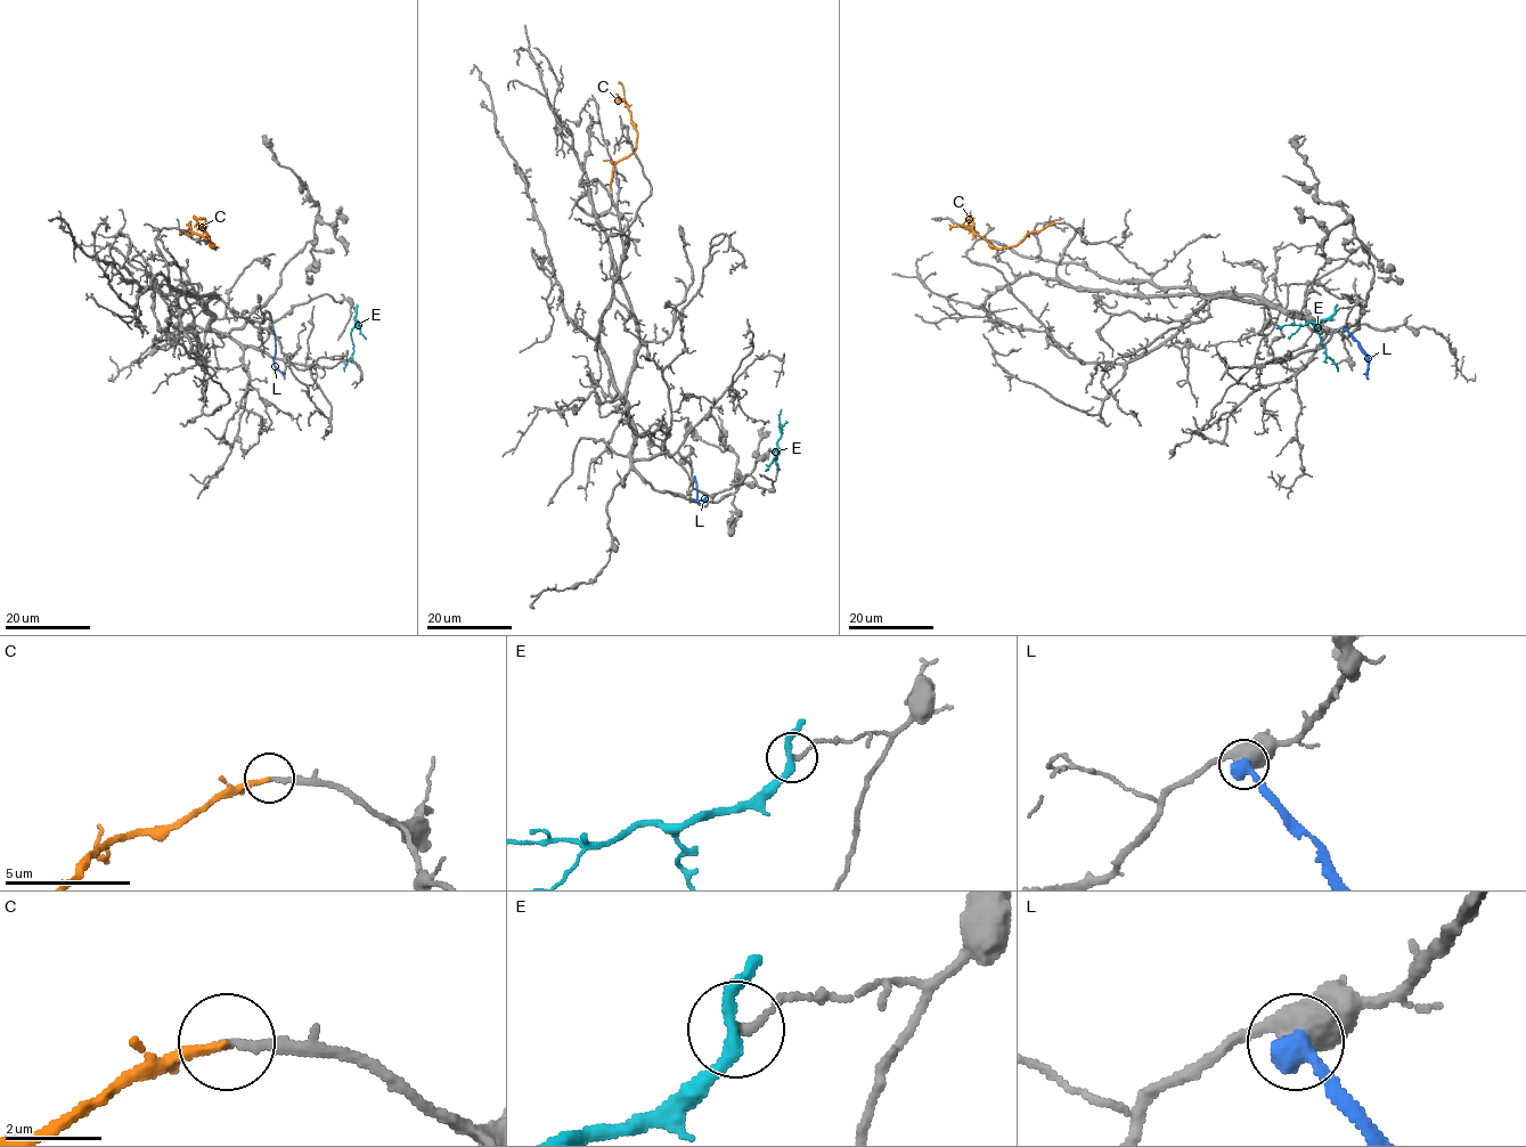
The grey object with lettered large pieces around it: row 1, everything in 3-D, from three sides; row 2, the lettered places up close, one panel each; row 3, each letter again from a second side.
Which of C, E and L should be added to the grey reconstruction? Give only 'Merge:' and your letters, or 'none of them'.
Merge: C

